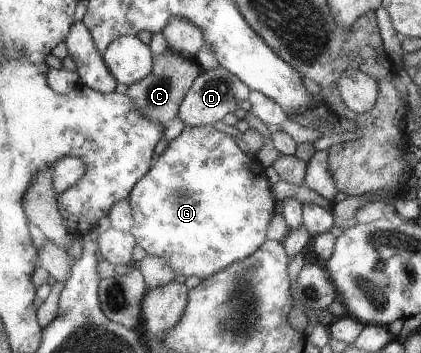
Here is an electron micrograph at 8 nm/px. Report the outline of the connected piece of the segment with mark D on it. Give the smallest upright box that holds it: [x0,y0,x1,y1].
[177,67,252,126]

